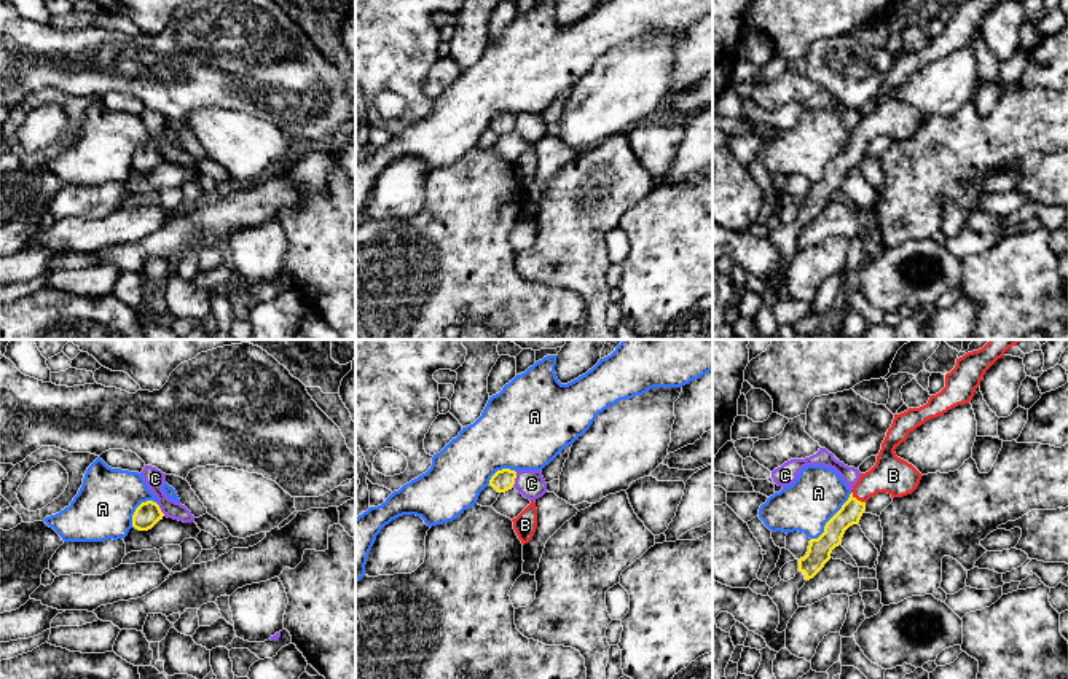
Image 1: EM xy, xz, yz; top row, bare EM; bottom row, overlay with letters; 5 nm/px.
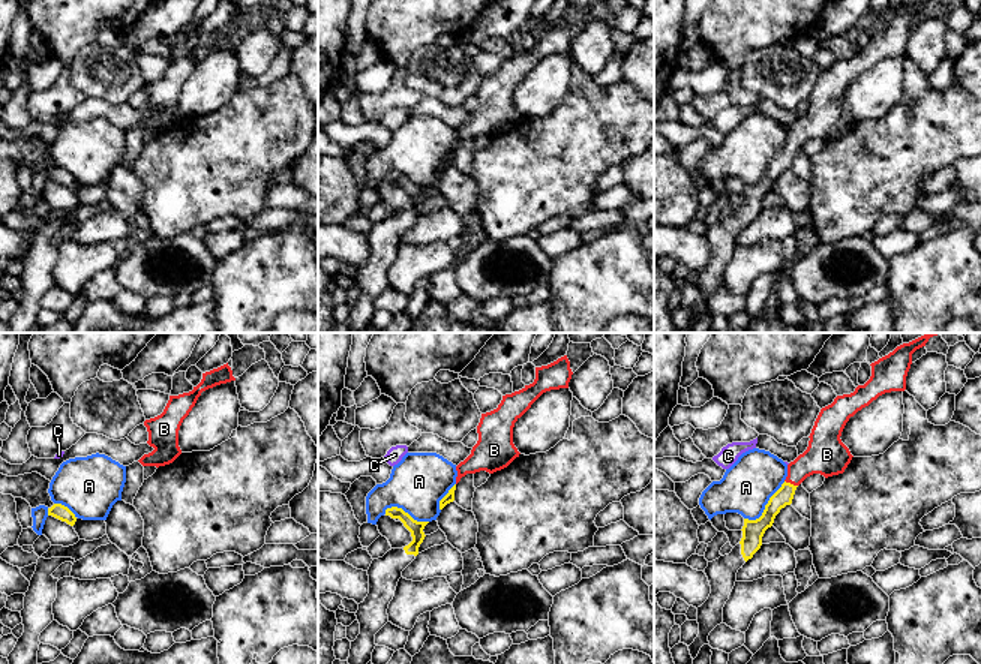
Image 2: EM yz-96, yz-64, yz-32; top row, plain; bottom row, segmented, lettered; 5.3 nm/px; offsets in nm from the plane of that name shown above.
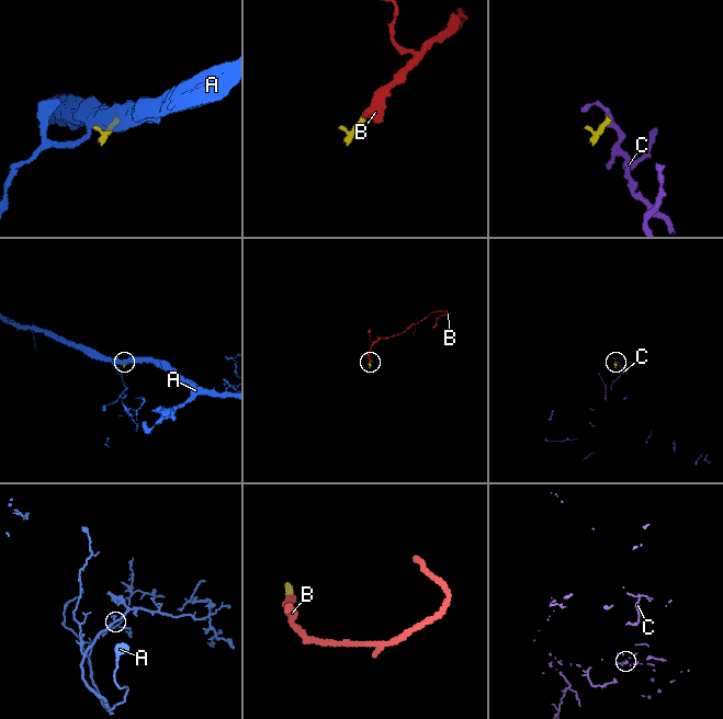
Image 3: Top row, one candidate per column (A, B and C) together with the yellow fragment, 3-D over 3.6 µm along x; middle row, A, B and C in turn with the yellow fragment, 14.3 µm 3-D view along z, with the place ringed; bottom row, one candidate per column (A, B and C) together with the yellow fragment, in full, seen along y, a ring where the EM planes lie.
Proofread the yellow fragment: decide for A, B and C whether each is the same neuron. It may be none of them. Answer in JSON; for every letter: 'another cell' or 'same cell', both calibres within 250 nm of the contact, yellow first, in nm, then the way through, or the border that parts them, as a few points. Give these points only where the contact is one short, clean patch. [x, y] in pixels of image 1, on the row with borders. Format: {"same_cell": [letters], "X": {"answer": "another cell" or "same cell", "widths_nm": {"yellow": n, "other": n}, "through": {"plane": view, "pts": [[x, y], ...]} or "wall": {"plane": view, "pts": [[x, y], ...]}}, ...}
{"same_cell": ["B"], "A": {"answer": "another cell", "widths_nm": {"yellow": 120, "other": 260}, "wall": {"plane": "yz", "pts": [[852, 493], [826, 523], [824, 529], [812, 539]]}}, "B": {"answer": "same cell", "widths_nm": {"yellow": 120, "other": 190}, "through": {"plane": "yz", "pts": [[850, 514], [856, 499], [875, 480], [893, 475]]}}, "C": {"answer": "another cell", "widths_nm": {"yellow": 110, "other": 140}, "wall": {"plane": "xz", "pts": [[517, 472], [512, 486]]}}}

